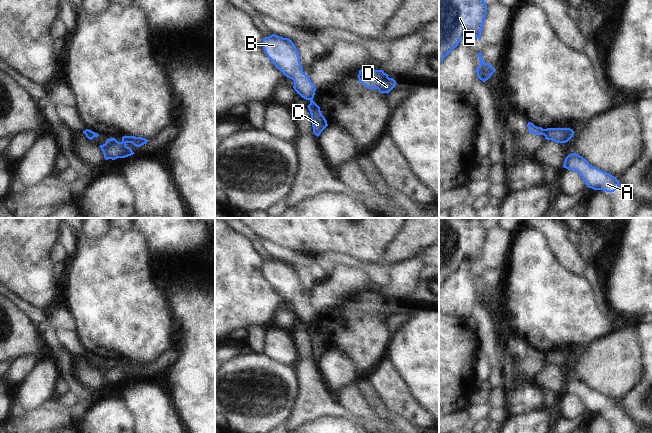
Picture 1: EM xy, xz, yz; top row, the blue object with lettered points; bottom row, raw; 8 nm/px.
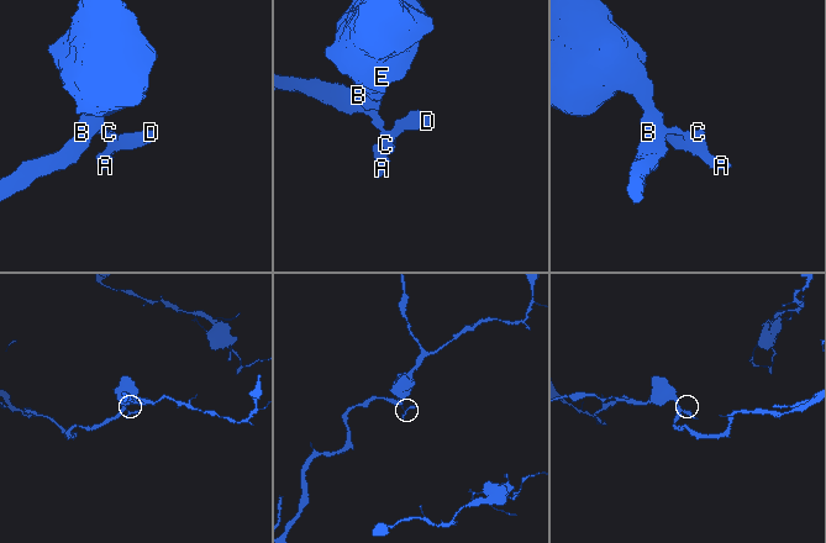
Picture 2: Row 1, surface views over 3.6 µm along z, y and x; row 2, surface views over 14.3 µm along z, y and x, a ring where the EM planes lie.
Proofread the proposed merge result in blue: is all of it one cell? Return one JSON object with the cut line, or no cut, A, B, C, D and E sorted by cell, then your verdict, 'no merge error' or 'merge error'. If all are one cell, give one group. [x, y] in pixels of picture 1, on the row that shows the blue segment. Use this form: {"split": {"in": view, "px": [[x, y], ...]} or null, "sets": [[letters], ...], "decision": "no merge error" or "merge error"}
{"split": {"in": "yz", "px": [[545, 129], [543, 134]]}, "sets": [["A", "C", "D"], ["B", "E"]], "decision": "merge error"}

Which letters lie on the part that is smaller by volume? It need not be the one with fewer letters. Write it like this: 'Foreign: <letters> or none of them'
Foreign: A, C, D

